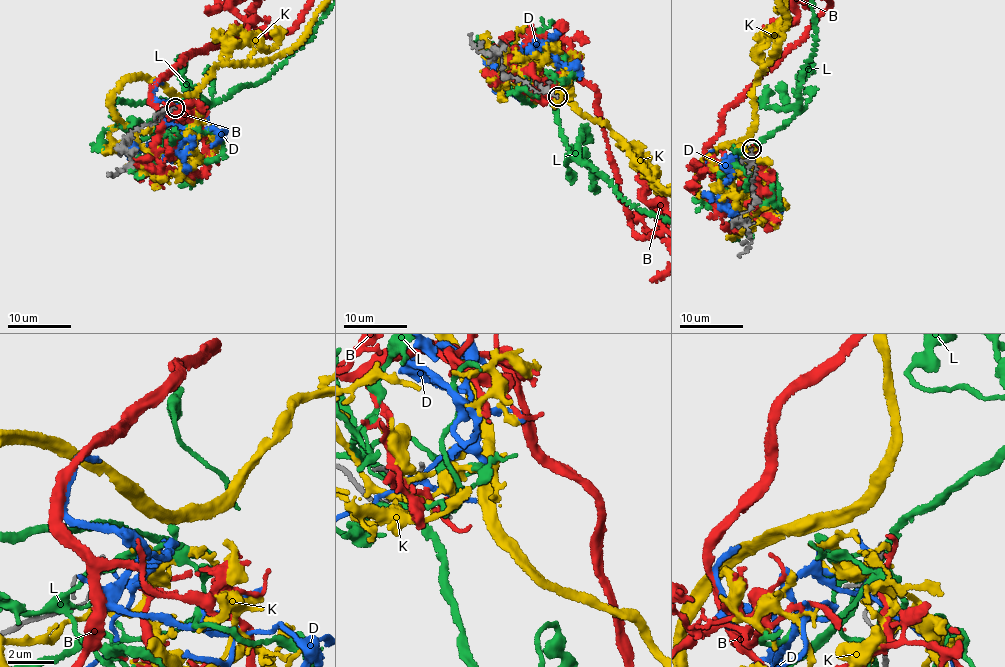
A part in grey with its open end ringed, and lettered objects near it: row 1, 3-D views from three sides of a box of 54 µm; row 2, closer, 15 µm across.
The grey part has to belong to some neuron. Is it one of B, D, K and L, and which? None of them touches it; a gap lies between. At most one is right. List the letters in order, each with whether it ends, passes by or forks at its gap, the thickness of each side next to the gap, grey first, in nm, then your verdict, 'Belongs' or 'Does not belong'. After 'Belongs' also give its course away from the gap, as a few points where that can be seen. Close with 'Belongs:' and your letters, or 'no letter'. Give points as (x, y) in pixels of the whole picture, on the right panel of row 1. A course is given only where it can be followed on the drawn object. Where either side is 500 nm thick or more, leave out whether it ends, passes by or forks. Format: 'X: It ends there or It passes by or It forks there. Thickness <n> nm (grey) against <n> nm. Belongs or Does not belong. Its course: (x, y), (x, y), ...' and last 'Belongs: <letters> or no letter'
B: It ends there. Thickness 170 nm (grey) against 170 nm. Does not belong
D: It ends there. Thickness 170 nm (grey) against 320 nm. Does not belong
K: It ends there. Thickness 170 nm (grey) against 200 nm. Does not belong
L: It ends there. Thickness 170 nm (grey) against 160 nm. Does not belong
Belongs: no letter

